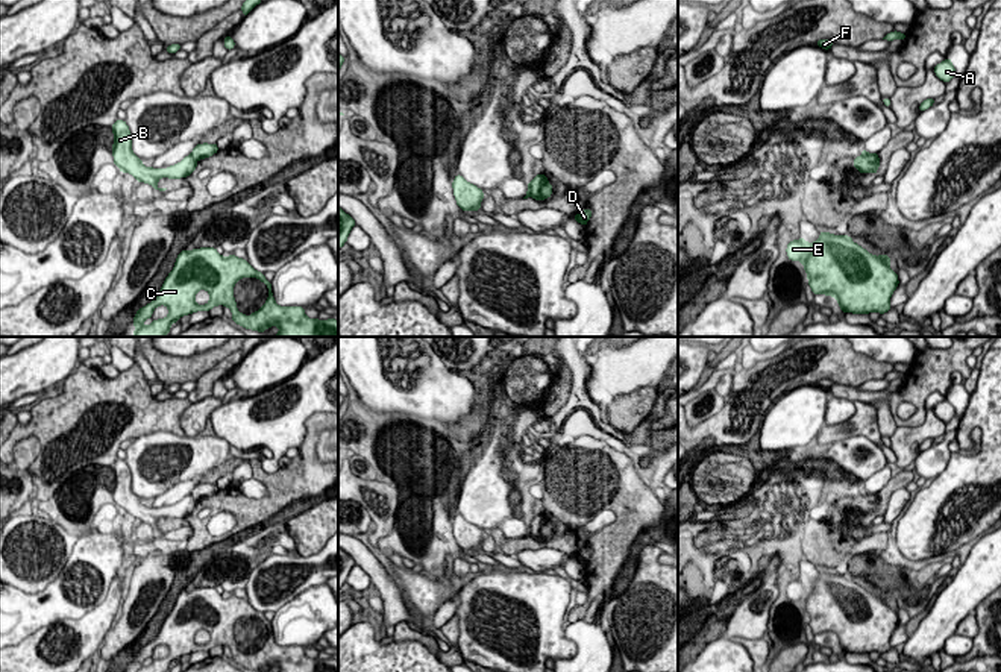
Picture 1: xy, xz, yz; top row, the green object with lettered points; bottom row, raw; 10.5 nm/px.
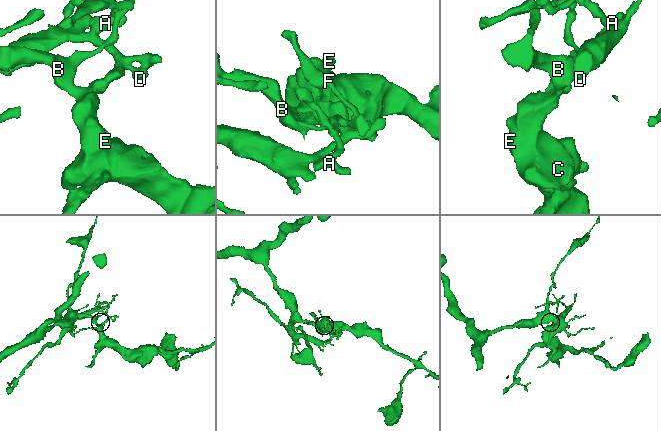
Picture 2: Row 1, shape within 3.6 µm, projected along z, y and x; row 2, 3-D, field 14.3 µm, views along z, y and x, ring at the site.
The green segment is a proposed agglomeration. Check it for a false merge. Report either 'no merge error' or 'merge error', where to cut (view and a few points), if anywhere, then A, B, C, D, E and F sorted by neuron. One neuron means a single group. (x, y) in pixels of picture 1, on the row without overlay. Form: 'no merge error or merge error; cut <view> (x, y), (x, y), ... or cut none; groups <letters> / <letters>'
merge error; cut xy (190, 495), (194, 498); groups A D / B C E F

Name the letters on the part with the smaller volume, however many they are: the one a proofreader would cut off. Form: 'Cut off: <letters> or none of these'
Cut off: A, D

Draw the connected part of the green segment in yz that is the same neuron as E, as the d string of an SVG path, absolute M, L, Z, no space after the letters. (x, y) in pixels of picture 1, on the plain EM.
M824 570L814 583L808 583L802 576L790 581L786 592L789 599L804 605L813 634L834 637L843 652L884 654L890 651L890 637L899 625L898 614L889 607L890 596L883 593L875 596L854 583L851 576Z

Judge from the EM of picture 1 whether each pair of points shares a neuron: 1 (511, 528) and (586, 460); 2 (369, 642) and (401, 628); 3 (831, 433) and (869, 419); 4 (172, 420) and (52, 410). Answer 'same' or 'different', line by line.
1: different
2: different
3: same
4: same

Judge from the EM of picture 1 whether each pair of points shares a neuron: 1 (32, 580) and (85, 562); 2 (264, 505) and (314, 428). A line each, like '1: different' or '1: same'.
1: different
2: same

